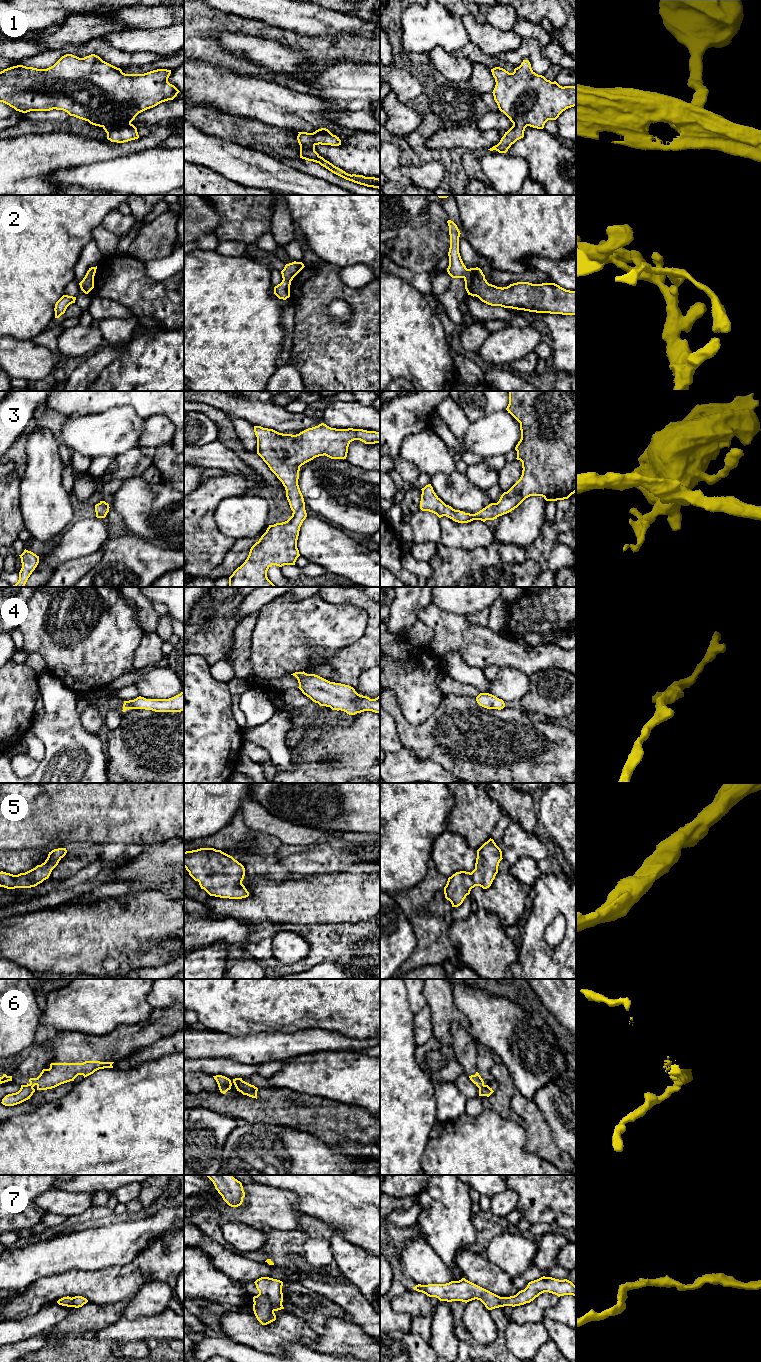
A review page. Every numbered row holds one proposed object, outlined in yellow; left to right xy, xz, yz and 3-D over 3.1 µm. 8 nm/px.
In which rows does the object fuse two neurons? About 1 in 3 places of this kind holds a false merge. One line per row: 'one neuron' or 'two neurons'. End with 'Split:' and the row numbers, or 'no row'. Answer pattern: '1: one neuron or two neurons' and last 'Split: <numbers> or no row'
1: one neuron
2: two neurons
3: one neuron
4: one neuron
5: one neuron
6: two neurons
7: one neuron
Split: 2, 6

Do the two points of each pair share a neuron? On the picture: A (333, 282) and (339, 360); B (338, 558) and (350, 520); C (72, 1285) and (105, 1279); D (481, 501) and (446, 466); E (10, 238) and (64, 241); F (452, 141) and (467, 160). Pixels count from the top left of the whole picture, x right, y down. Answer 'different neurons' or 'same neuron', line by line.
A: same neuron
B: different neurons
C: same neuron
D: different neurons
E: same neuron
F: different neurons

